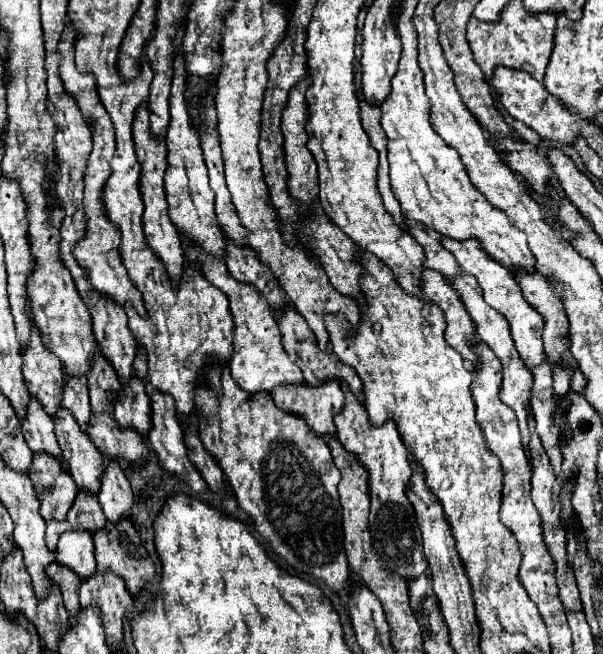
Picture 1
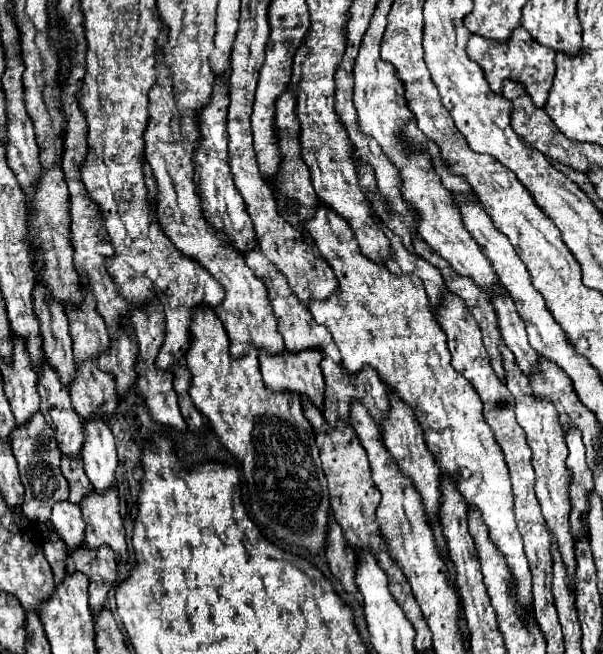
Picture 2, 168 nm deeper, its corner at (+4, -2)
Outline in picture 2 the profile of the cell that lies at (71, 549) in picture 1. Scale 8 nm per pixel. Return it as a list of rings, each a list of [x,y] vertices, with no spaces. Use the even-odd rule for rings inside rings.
[[[58,502],[56,506],[52,506],[52,522],[58,538],[66,544],[68,552],[76,552],[80,546],[84,546],[86,526],[80,506],[70,502]]]

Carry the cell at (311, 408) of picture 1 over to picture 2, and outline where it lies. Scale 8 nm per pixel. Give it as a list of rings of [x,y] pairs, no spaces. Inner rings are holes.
[[[260,350],[260,372],[264,378],[264,384],[272,392],[296,392],[300,396],[310,398],[310,402],[324,412],[324,376],[322,376],[322,354],[320,350],[302,350],[302,352],[286,352],[284,354],[268,354]]]

